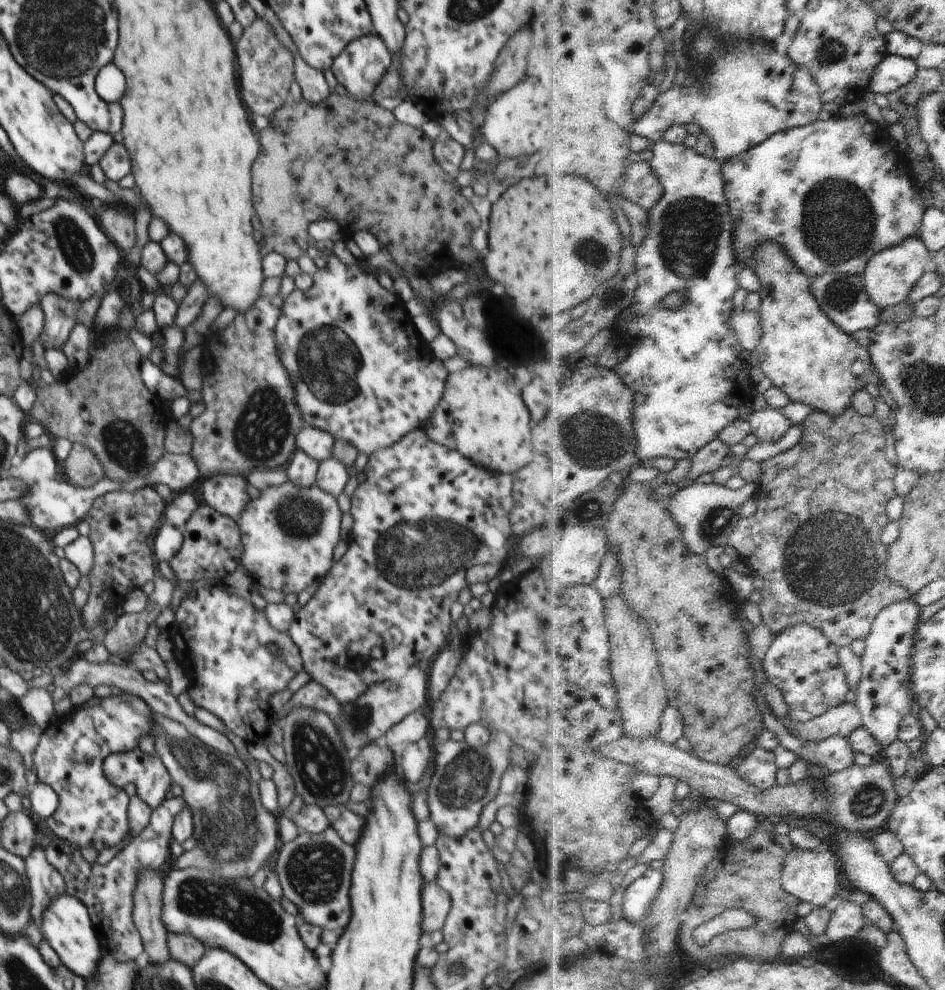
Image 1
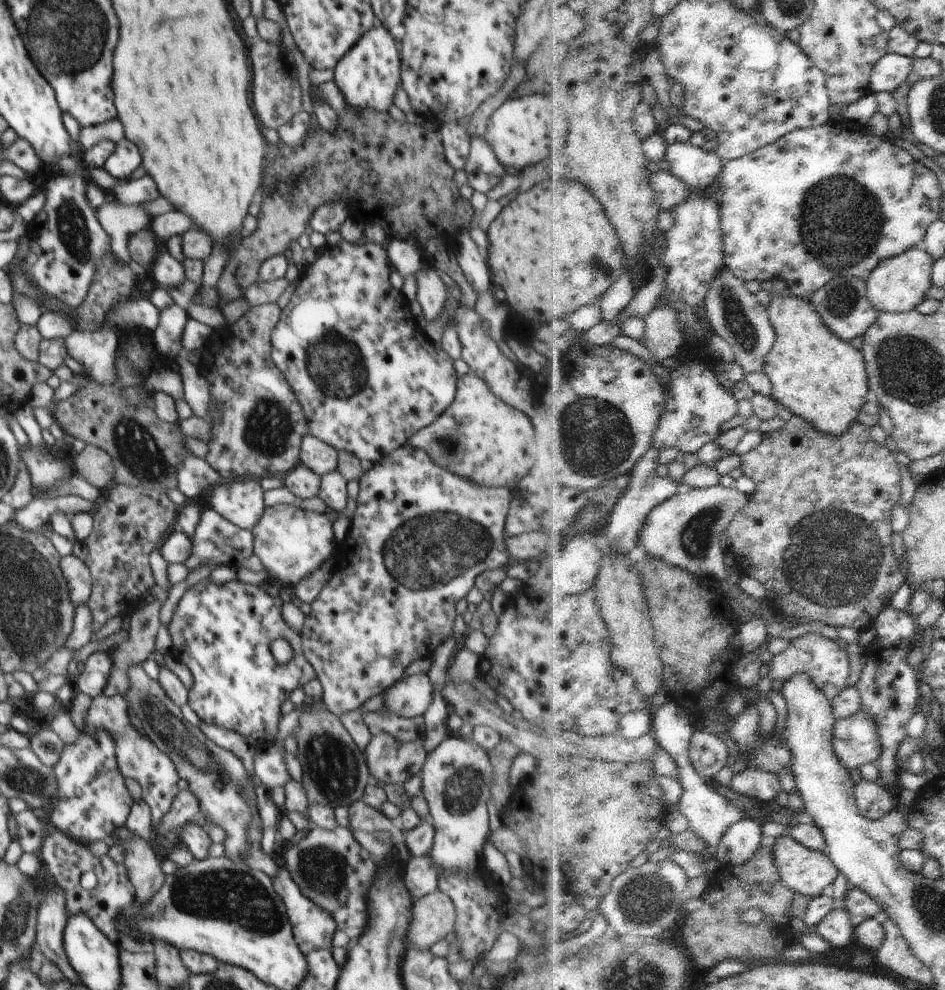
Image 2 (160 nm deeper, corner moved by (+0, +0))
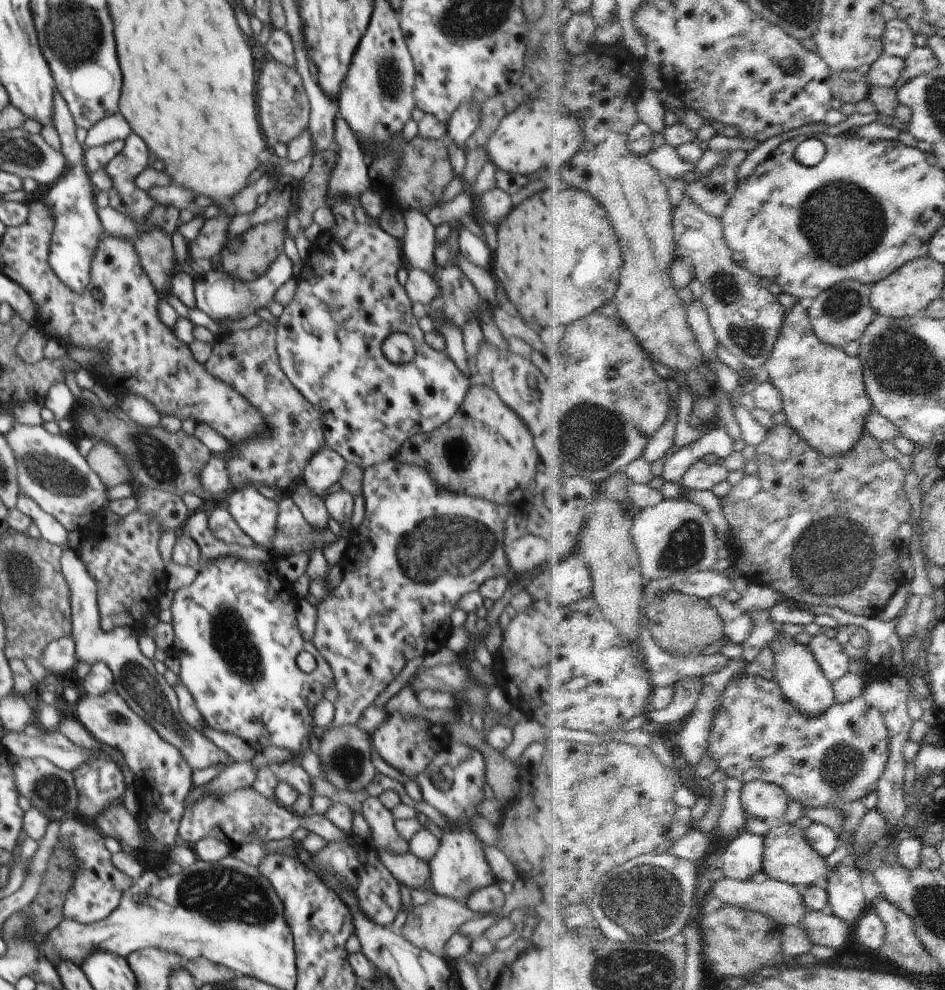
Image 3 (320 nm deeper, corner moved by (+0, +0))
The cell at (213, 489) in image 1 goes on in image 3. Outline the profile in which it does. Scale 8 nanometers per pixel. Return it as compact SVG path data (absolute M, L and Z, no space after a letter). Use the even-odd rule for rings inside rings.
M255 486L231 490L224 495L228 510L254 545L271 551L277 533L279 504L264 497Z

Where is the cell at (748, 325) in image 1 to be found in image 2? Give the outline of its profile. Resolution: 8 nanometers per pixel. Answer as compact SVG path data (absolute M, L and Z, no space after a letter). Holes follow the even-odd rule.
M726 262L711 284L706 298L706 311L715 332L731 344L736 362L745 372L762 372L777 343L777 328L772 322L769 307L760 302L758 294L748 290L746 282L747 280L739 277Z

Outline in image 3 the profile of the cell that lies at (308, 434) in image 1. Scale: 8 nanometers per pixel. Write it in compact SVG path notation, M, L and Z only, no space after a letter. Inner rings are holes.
M324 448L314 455L305 468L302 482L316 495L325 500L330 485L338 482L344 472L346 461L338 452Z

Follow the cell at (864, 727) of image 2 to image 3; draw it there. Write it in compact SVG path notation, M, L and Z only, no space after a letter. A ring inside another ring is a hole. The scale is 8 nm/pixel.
M744 673L741 677L730 681L726 692L723 694L724 700L722 701L720 710L718 710L716 718L714 718L714 726L710 735L710 748L707 754L719 762L719 769L727 774L728 777L737 778L742 782L749 783L756 779L762 779L769 783L778 783L792 799L801 802L803 808L848 808L849 804L856 802L856 800L866 800L873 792L877 791L878 784L882 780L886 772L888 763L891 760L891 728L885 714L871 703L867 698L862 696L855 698L847 703L836 703L831 706L826 713L819 717L811 717L809 714L802 712L796 708L795 703L788 698L788 695L783 691L783 686L777 681L776 678L768 679L764 676L757 674Z

